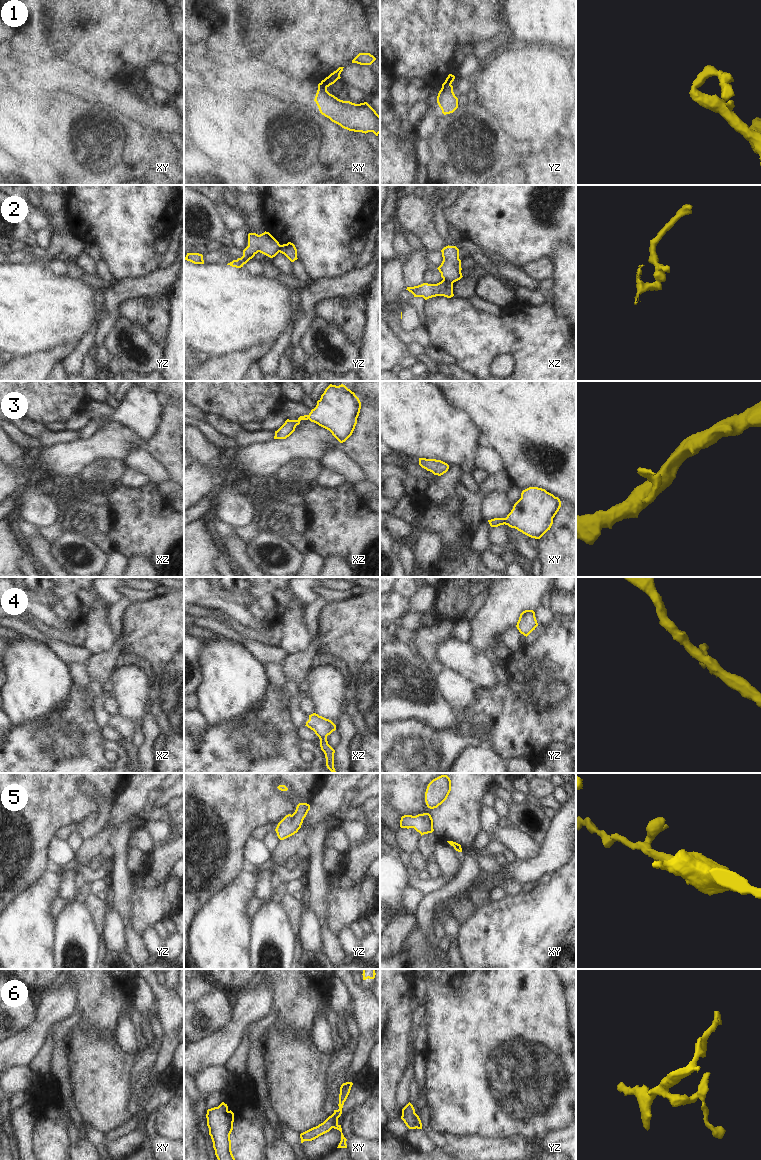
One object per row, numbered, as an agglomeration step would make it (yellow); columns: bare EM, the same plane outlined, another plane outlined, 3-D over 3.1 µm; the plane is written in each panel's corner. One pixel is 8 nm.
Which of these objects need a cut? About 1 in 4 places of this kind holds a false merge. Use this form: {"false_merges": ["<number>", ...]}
{"false_merges": ["1", "2", "6"]}

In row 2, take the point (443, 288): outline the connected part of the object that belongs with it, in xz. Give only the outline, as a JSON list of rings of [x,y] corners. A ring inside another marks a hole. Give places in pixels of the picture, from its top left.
[[[442,280],[437,284],[423,283],[418,286],[407,287],[406,290],[411,292],[414,297],[423,297],[425,300],[436,296],[444,296],[447,298],[454,296],[453,283],[445,280]]]

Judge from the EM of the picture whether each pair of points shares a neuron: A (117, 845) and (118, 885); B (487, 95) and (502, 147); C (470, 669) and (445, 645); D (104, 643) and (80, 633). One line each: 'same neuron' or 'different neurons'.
A: same neuron
B: different neurons
C: same neuron
D: different neurons

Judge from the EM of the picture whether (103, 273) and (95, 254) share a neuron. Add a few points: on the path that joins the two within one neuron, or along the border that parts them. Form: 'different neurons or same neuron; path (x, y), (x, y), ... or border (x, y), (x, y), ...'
same neuron; path (102, 268), (97, 259)

